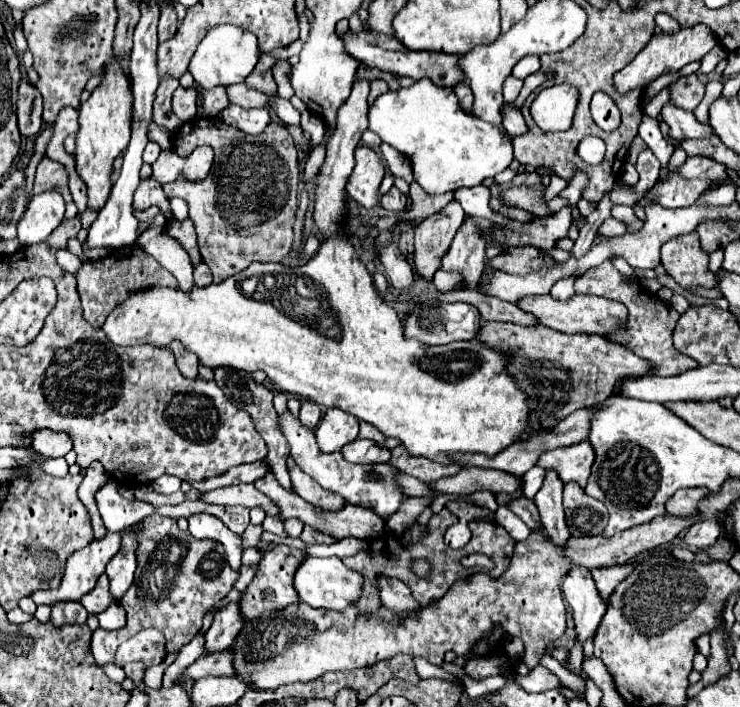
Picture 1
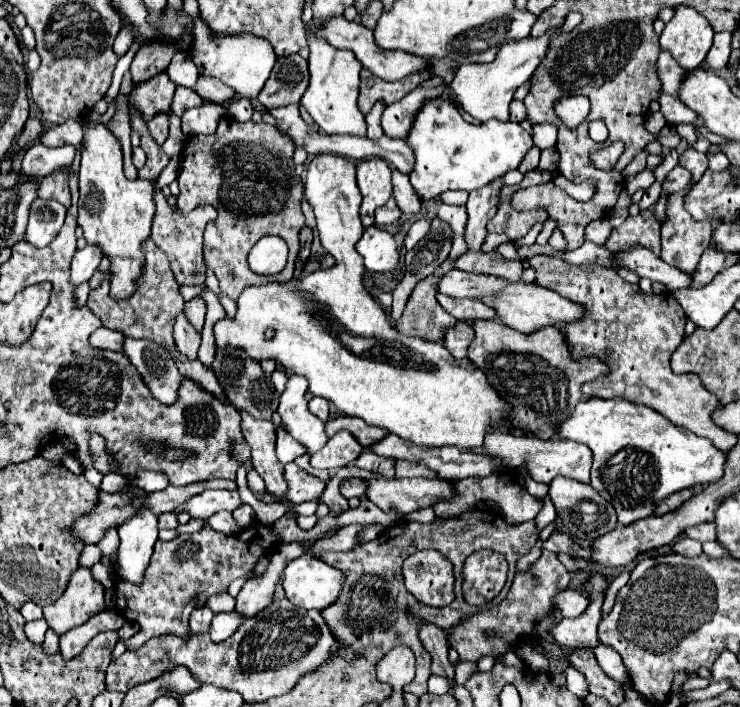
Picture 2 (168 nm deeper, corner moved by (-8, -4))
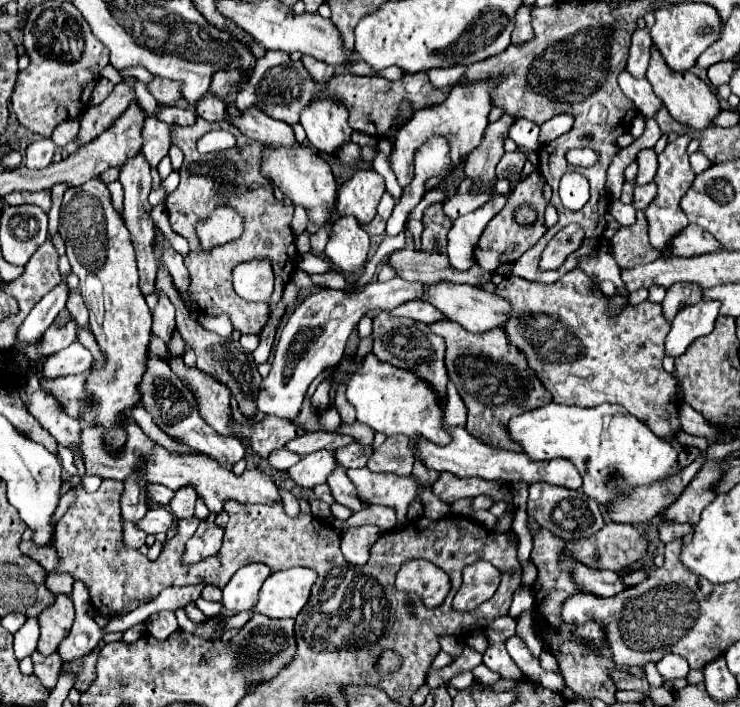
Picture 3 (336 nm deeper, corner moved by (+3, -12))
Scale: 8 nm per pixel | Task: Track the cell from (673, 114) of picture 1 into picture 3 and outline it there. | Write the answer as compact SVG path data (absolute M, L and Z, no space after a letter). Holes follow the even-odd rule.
M622 70L618 76L618 84L622 88L622 92L636 104L636 108L640 110L640 114L654 118L654 114L658 112L658 108L662 108L660 100L654 96L650 84L646 78L634 78L630 72Z

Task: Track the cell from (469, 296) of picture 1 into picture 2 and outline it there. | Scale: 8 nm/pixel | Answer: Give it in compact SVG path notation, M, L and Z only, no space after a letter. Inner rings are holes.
M439 294L437 300L457 320L475 322L475 320L495 320L497 318L497 312L491 306L483 304L481 300L457 300L457 298L447 298L443 294Z

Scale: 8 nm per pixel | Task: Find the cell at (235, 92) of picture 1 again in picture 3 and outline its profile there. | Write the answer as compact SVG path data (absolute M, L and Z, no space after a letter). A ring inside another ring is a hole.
M154 76L146 88L158 100L158 104L174 104L176 100L182 98L180 84L172 82L172 80L164 80L160 76Z

